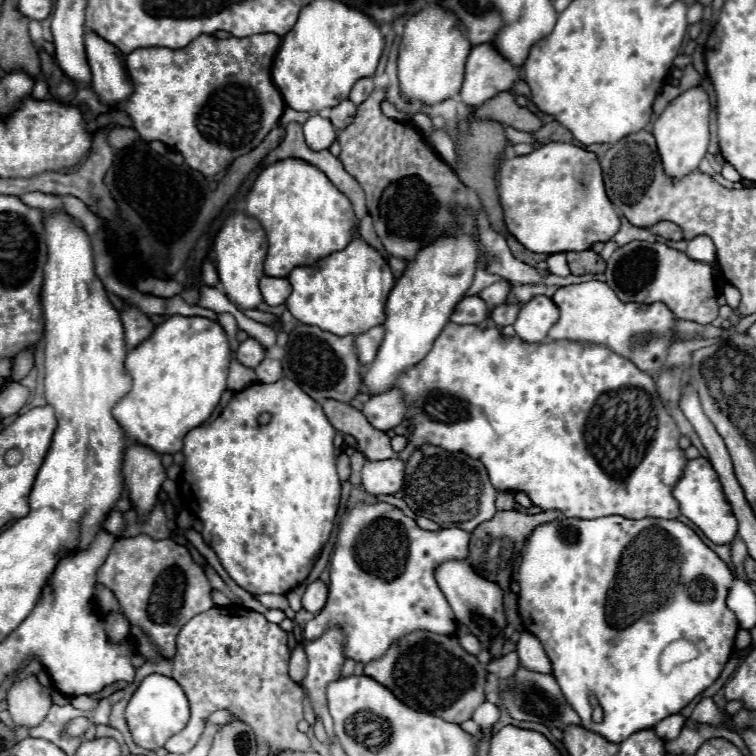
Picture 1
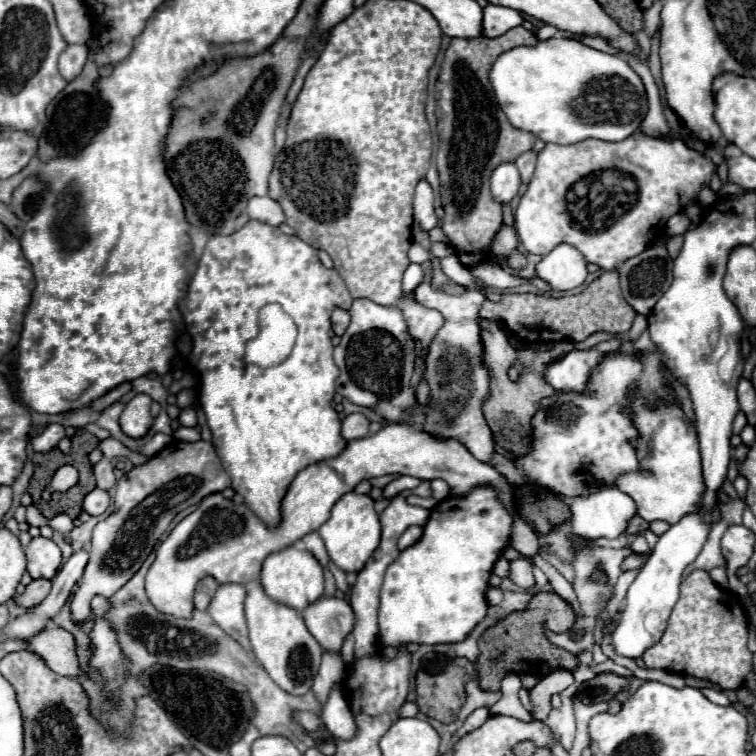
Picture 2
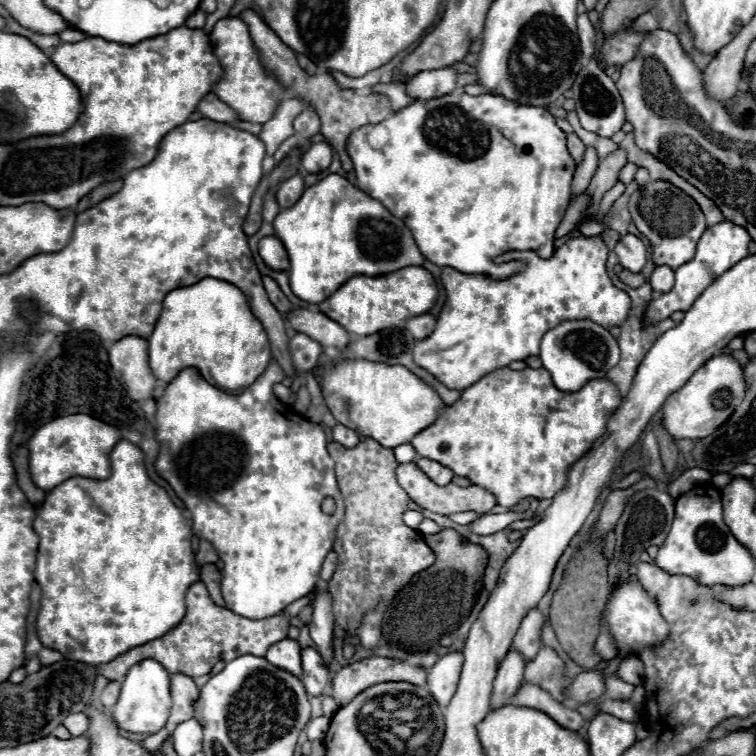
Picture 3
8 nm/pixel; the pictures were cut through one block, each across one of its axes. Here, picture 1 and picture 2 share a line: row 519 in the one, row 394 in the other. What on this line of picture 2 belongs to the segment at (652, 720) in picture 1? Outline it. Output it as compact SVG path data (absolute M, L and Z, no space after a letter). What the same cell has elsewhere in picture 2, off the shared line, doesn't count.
M658 352L642 354L638 358L606 358L590 378L588 392L592 392L592 396L558 392L556 396L544 400L544 406L532 418L534 442L530 452L514 462L516 468L522 468L526 476L534 478L540 488L550 488L562 496L586 496L602 484L614 486L616 476L638 468L632 446L636 430L624 414L624 408L628 406L628 386L636 380L640 384L640 394L646 400L660 398L664 396L666 384L664 372L666 370L662 368Z

